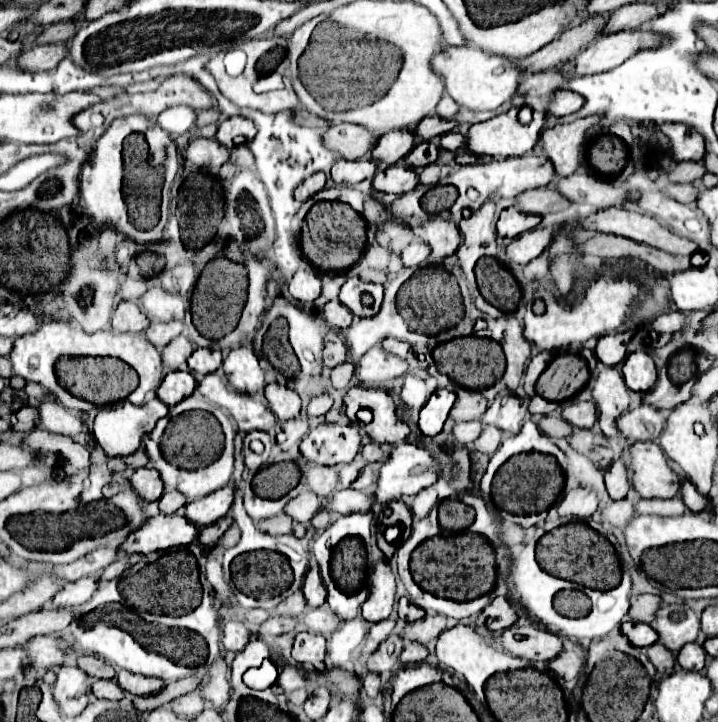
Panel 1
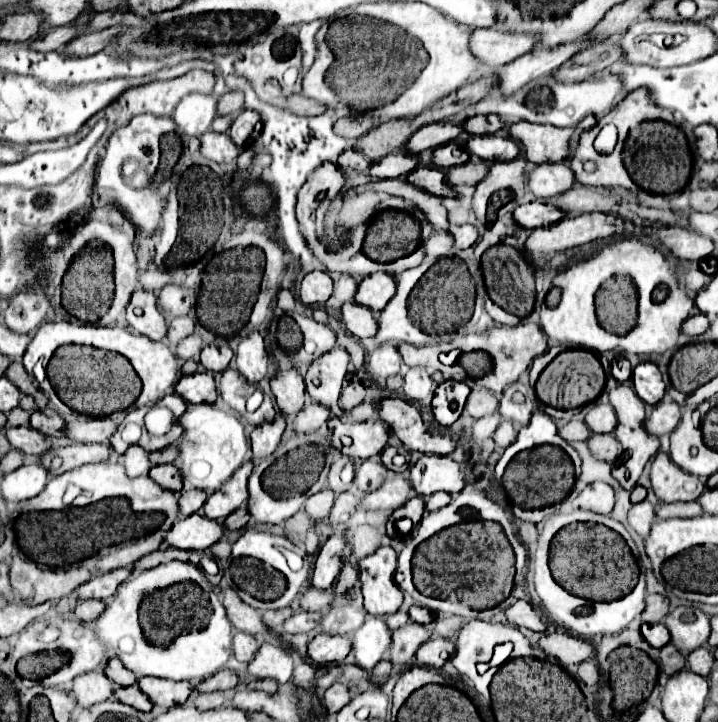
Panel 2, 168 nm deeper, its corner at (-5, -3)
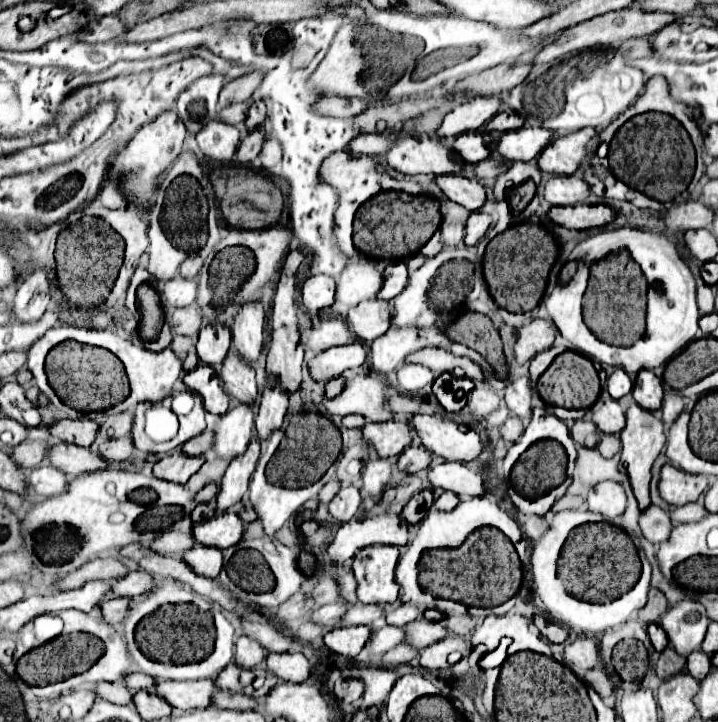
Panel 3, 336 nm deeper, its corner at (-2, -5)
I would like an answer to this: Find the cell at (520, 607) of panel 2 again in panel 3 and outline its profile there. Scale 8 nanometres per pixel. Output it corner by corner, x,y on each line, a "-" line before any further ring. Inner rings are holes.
532,616
532,622
534,622
534,626
540,630
540,634
544,636
544,638
548,638
550,642
564,642
566,638
568,638
568,632
564,630
564,628
560,628
558,624
554,624
554,622
550,622
550,620
546,620
544,616

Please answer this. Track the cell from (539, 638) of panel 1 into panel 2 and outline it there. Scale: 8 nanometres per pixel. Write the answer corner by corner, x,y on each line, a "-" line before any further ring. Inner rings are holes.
553,632
543,636
539,644
551,658
555,658
561,666
581,664
593,654
593,646
581,638
573,638
567,632

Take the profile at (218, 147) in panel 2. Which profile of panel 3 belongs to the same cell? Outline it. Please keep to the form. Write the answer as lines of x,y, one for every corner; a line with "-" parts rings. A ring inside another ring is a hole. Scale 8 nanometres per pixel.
214,120
208,122
200,134
196,134
196,142
208,158
230,162
240,144
240,130
236,126

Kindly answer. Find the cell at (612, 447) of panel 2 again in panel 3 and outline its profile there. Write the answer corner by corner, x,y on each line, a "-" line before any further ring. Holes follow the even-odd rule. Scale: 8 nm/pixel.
602,436
600,444
598,444
598,450
606,456
606,458
612,458
616,452
620,452
622,444
620,444
620,438
616,436

